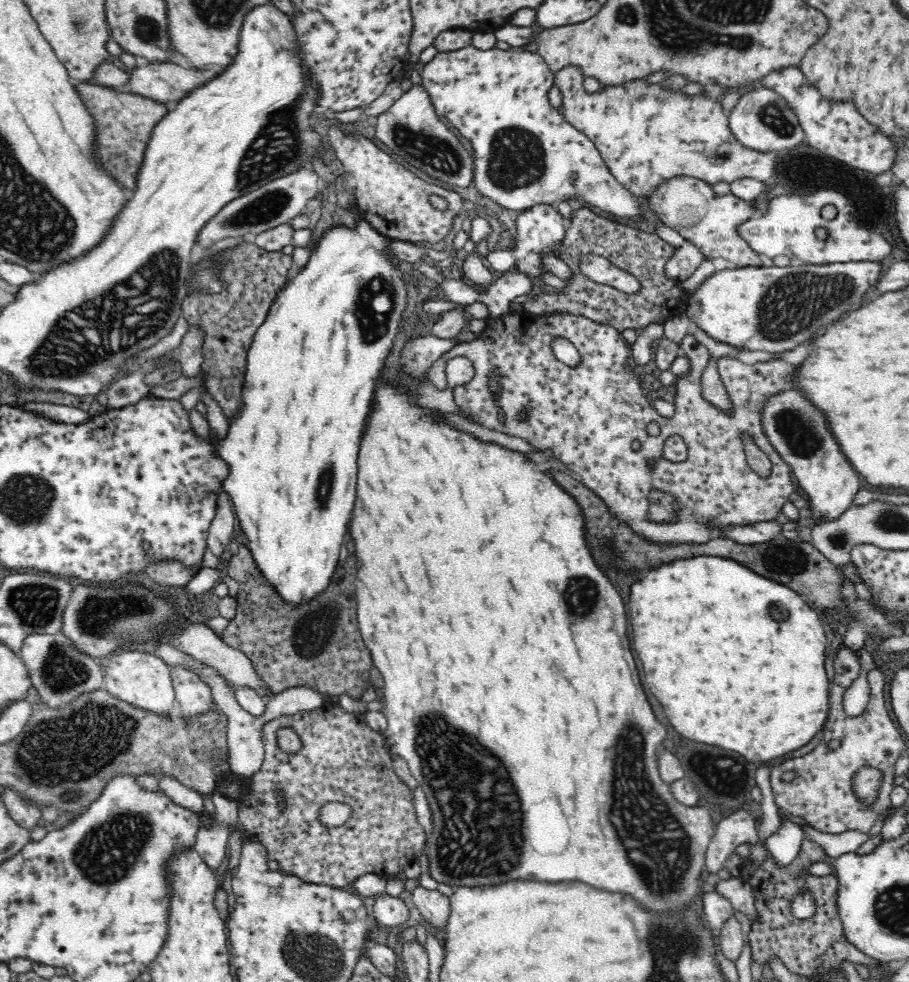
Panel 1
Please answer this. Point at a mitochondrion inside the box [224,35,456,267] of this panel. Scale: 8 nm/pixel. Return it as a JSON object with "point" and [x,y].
{"point":[273,150]}

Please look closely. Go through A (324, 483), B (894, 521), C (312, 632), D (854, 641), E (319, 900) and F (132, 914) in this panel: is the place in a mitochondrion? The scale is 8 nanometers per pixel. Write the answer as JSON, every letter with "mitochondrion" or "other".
{"A":"mitochondrion","B":"mitochondrion","C":"mitochondrion","D":"other","E":"other","F":"other"}

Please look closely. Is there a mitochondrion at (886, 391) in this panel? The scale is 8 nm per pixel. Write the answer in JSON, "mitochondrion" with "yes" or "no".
{"mitochondrion":"no"}

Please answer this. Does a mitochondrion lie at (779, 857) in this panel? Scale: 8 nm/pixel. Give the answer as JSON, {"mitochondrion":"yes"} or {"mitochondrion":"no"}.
{"mitochondrion":"no"}

